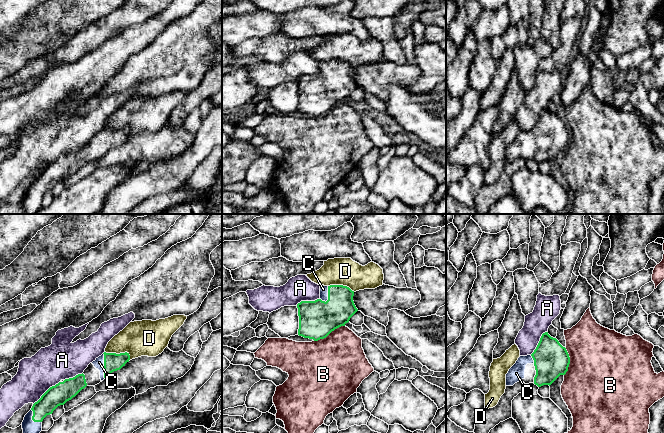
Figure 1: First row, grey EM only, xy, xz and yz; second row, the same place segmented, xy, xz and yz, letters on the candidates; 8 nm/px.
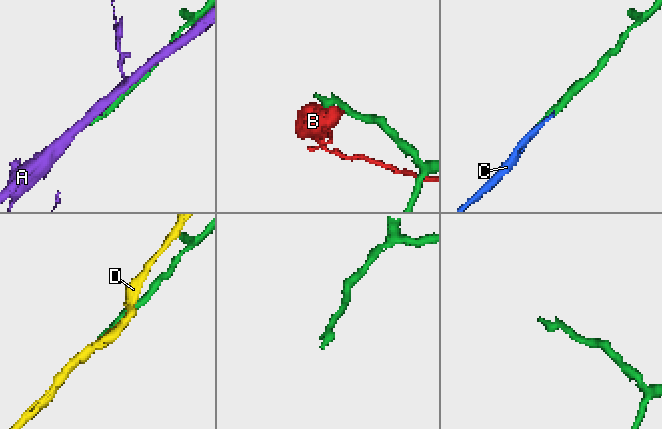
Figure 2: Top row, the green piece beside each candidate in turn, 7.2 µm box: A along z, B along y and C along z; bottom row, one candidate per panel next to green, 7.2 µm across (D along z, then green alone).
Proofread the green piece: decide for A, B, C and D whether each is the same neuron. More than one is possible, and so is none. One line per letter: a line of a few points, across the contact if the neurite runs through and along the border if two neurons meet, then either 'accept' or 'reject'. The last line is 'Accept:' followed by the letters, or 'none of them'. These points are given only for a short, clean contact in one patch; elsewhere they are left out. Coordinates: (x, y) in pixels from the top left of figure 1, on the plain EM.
A: reject
B: xz (344, 101), (335, 104), (325, 113), (314, 117) | reject
C: accept
D: reject
Accept: C

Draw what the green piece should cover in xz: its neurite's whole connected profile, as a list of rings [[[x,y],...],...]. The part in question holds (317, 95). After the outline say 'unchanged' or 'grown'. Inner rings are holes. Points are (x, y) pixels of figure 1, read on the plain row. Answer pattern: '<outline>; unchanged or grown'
[[[320,61],[320,74],[297,80],[298,111],[318,117],[335,105],[345,102],[358,87],[353,77],[354,67],[343,61]]]; grown

